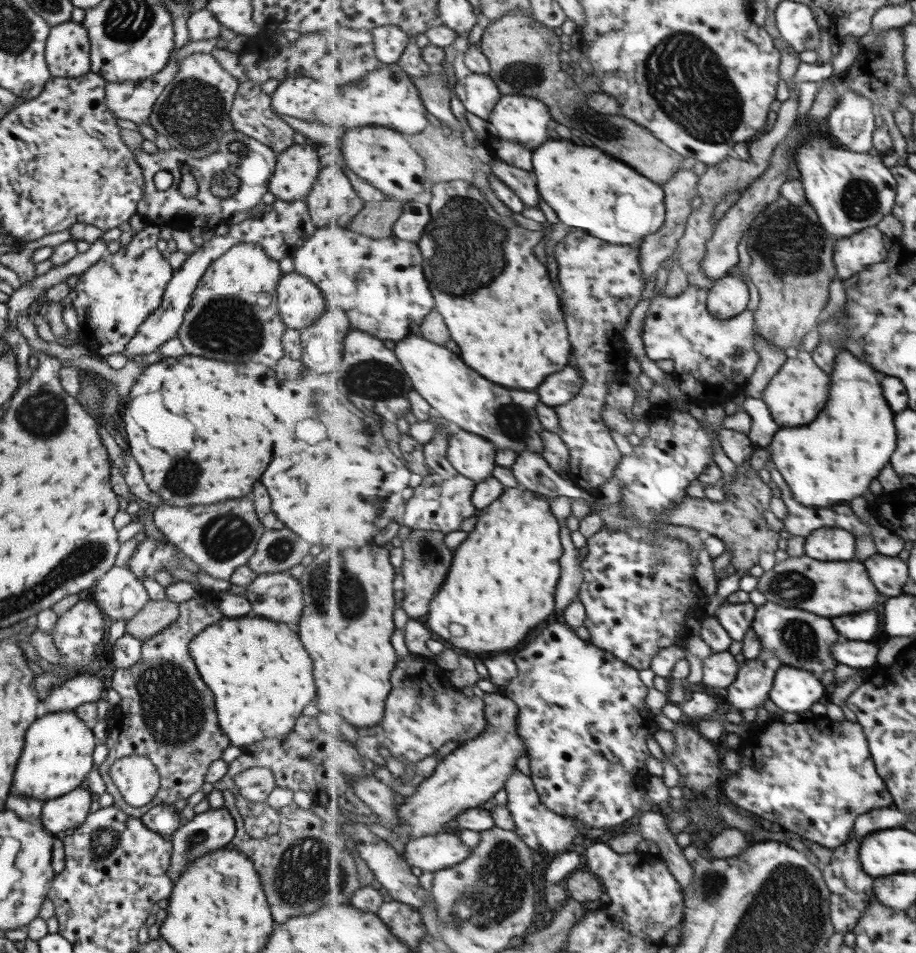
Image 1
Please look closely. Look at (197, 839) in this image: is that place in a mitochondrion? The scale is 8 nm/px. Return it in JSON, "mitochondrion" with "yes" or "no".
{"mitochondrion":"yes"}

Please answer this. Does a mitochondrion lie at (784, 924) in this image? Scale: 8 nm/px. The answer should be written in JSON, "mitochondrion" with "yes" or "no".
{"mitochondrion":"yes"}

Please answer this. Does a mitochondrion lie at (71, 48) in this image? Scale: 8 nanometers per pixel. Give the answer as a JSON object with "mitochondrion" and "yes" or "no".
{"mitochondrion":"no"}

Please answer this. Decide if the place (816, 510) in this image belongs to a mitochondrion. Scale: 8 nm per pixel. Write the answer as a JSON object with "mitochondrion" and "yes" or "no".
{"mitochondrion":"no"}

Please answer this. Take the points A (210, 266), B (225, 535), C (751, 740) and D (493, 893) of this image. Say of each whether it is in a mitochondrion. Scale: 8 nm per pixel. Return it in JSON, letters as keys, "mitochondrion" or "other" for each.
{"A":"other","B":"mitochondrion","C":"other","D":"mitochondrion"}

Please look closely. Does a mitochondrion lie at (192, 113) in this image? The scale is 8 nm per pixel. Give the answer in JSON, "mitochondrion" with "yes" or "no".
{"mitochondrion":"yes"}

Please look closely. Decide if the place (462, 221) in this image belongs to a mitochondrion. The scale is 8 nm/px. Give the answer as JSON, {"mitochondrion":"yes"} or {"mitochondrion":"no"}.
{"mitochondrion":"yes"}

